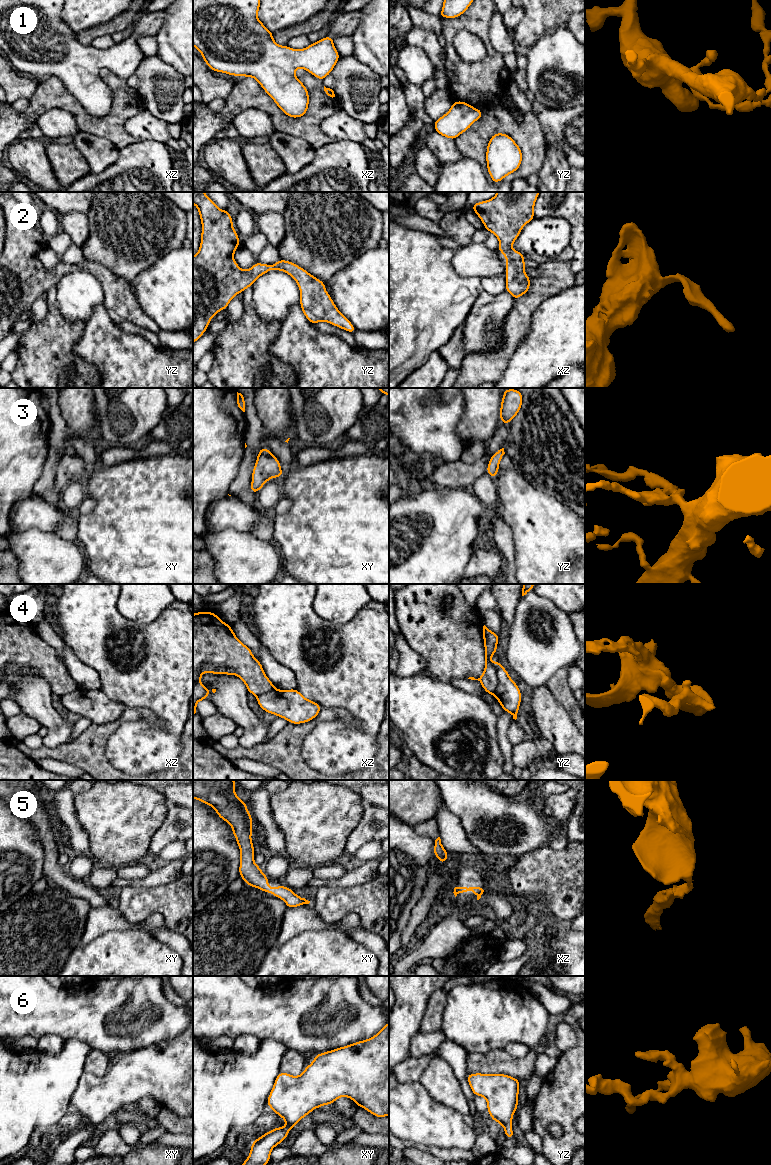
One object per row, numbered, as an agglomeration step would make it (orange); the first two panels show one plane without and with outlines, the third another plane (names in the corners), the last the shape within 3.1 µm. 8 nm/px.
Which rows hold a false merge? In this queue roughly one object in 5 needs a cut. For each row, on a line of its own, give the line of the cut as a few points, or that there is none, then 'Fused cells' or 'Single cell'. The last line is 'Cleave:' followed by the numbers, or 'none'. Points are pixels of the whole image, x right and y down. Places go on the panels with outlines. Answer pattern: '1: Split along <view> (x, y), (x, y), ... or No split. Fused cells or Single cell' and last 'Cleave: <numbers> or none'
1: No split. Single cell
2: No split. Single cell
3: No split. Single cell
4: Split along yz (495, 666), (497, 688), (493, 694). Fused cells
5: No split. Single cell
6: No split. Single cell
Cleave: 4

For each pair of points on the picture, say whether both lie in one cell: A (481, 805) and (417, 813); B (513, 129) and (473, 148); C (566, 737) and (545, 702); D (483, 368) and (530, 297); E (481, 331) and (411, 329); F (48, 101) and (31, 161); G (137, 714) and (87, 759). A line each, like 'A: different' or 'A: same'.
A: different
B: same
C: same
D: same
E: different
F: different
G: same

